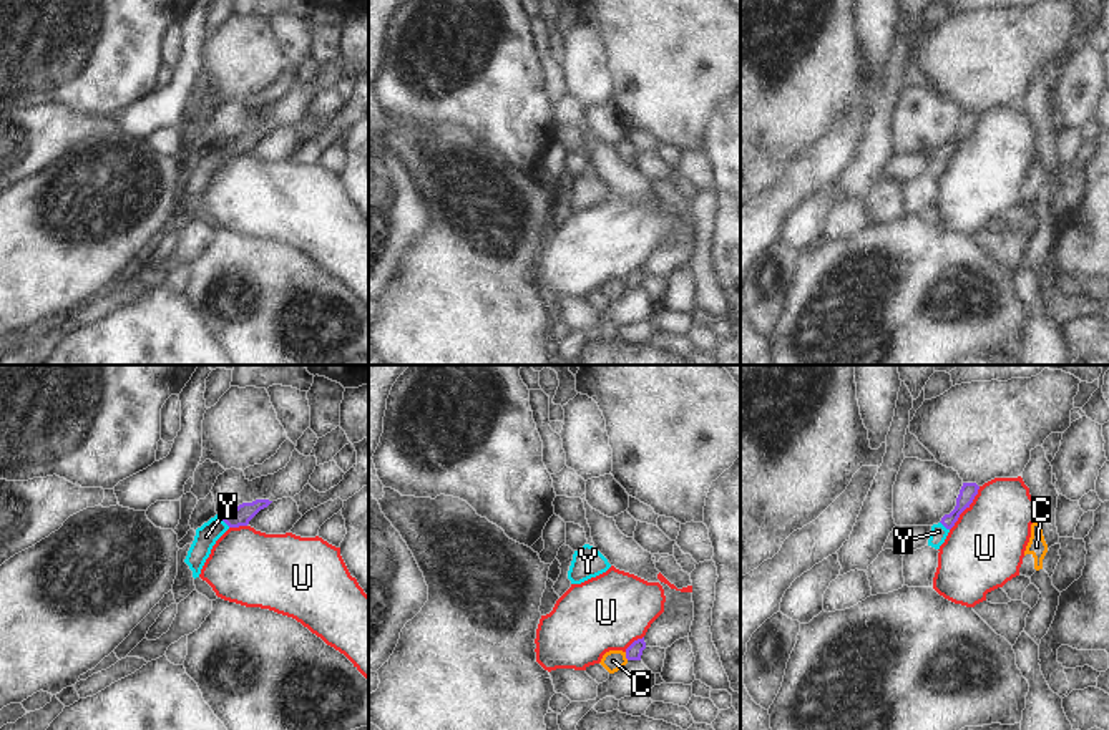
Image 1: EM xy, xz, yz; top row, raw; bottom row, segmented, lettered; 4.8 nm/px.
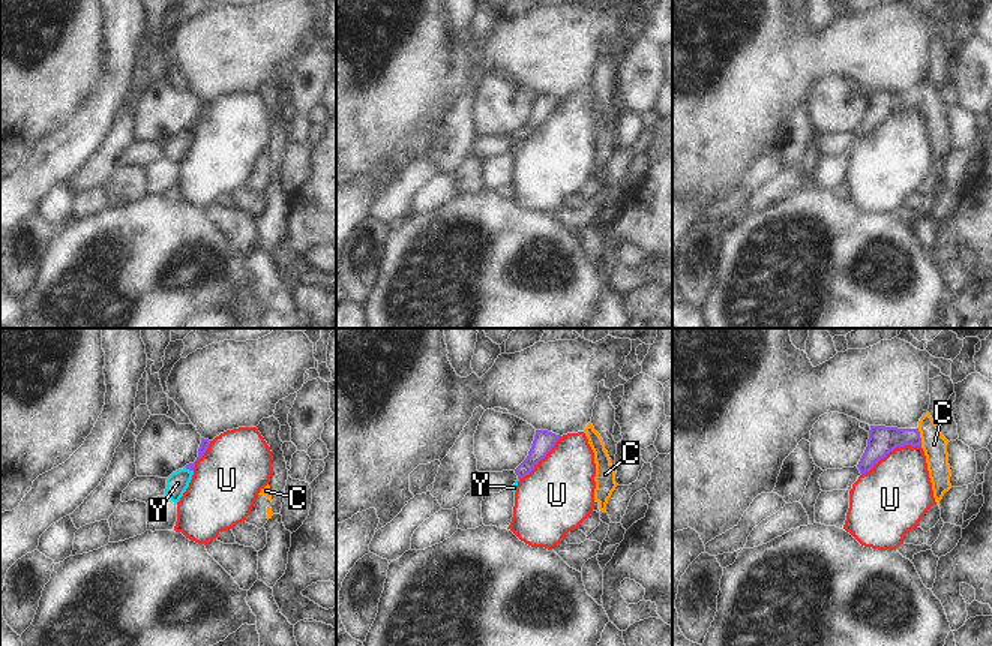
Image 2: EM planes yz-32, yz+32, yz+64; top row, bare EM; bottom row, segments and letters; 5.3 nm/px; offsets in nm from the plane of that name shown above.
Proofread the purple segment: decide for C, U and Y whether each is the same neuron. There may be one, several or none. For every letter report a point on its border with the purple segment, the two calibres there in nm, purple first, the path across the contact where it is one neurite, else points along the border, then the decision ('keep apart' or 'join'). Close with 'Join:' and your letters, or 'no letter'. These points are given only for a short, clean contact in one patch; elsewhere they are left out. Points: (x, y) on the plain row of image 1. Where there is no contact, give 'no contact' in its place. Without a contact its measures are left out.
C: contact xz (626, 284); calibres 80 and 110 nm; keep apart
U: contact yz (967, 135); calibres 80 and 380 nm; keep apart
Y: contact xy (224, 150); calibres 90 and 110 nm; way xy (241, 145), (224, 150), (206, 165); join
Join: Y

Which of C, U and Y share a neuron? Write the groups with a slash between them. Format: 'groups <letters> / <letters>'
groups C / U / Y

